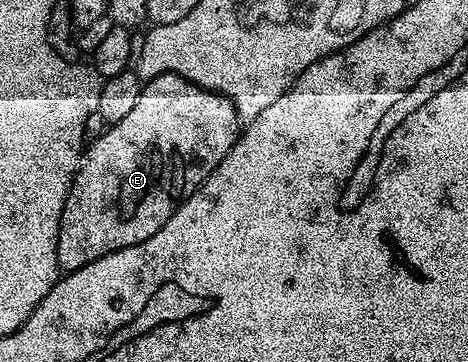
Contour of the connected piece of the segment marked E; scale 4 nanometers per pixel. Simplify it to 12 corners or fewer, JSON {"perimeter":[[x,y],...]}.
{"perimeter":[[165,73],[82,150],[59,270],[152,239],[238,141]]}

